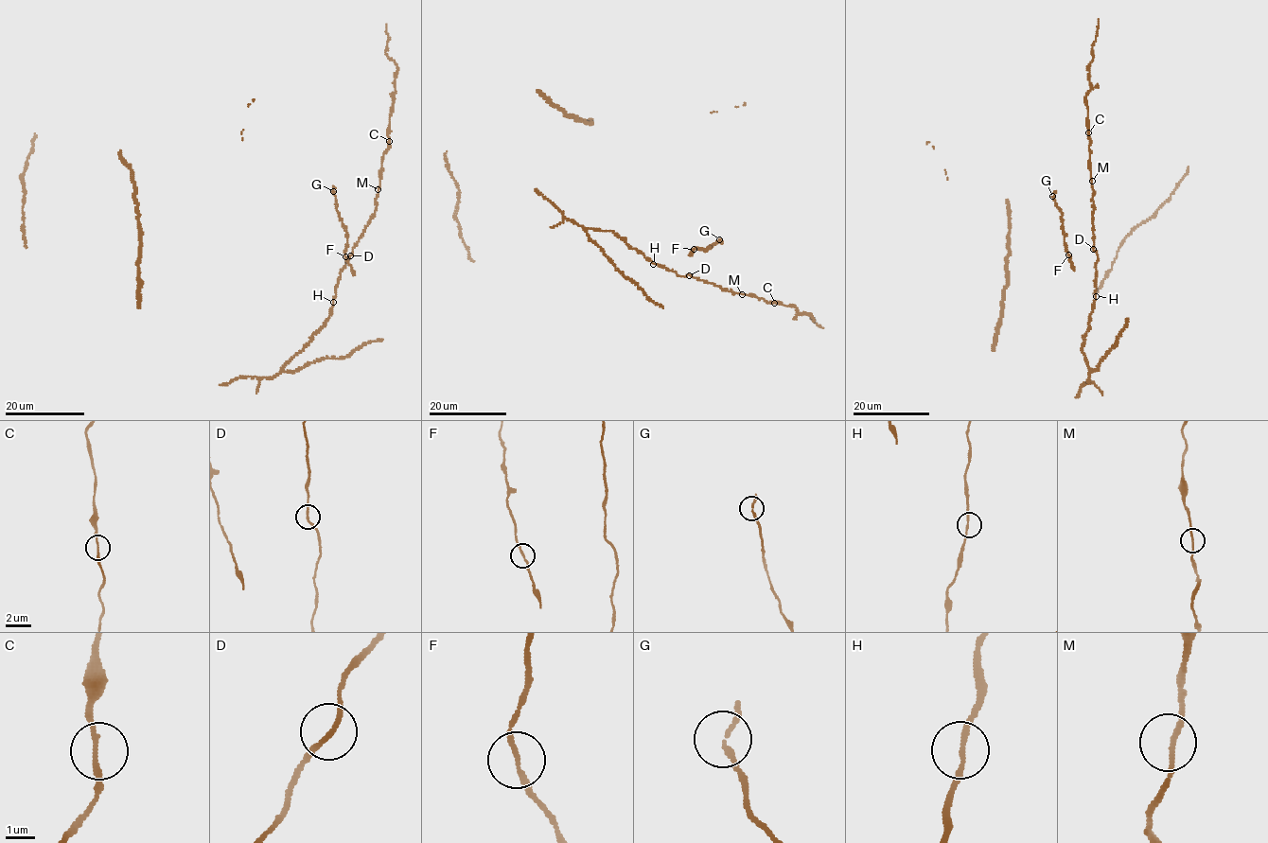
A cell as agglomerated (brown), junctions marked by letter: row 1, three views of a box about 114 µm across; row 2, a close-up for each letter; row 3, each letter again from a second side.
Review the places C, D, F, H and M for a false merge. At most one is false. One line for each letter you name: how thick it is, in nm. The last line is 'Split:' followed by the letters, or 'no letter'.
F: 160 nm thick
Split: F

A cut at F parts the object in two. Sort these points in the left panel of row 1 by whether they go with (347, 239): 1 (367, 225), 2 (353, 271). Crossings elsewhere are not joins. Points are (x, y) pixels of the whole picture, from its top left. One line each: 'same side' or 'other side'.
1: other side
2: same side

